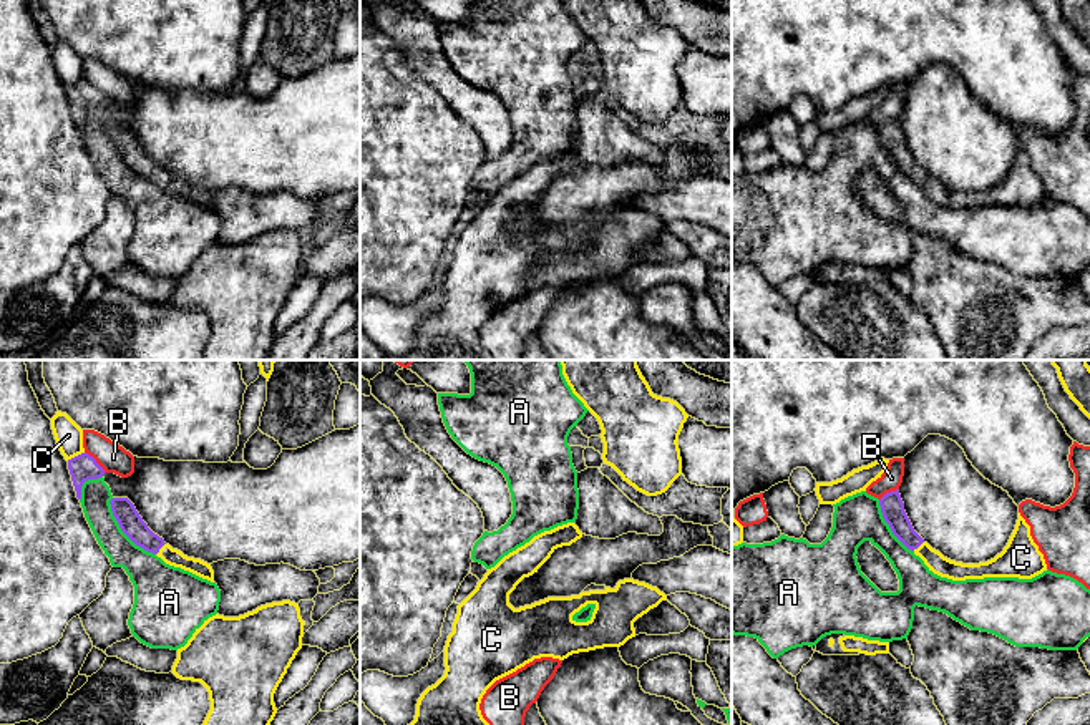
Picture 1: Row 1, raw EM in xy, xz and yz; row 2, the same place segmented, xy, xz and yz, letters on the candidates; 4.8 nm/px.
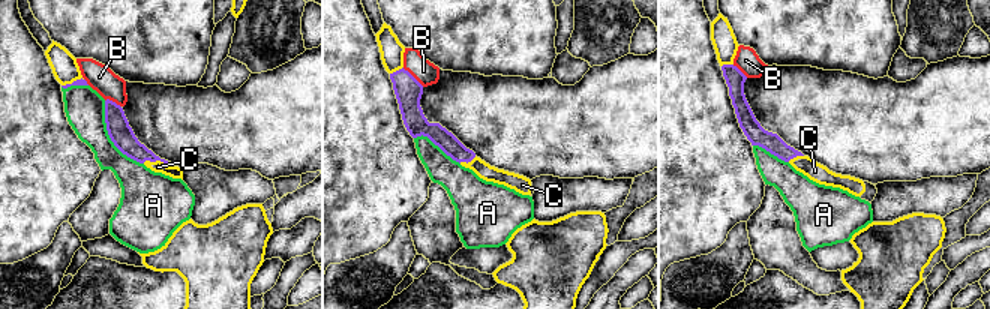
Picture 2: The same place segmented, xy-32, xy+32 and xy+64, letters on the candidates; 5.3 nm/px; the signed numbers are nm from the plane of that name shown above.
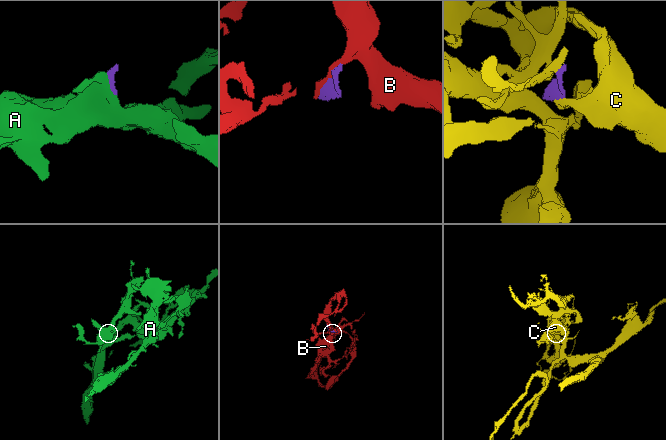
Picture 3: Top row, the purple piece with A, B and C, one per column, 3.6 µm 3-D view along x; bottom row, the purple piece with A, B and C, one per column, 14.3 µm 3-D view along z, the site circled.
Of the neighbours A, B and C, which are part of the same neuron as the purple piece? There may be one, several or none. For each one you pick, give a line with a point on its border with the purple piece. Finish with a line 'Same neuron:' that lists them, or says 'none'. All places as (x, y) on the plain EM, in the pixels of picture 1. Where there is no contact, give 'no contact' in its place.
C: contact xy (75, 85)
Same neuron: C

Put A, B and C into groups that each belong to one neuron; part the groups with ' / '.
A / B / C

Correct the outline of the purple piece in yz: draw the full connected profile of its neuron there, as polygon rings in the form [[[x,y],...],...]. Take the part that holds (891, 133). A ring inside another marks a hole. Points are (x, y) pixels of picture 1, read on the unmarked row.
[[[899,118],[886,121],[879,128],[884,149],[893,163],[934,202],[952,209],[984,207],[984,206],[1019,206],[1032,207],[1044,199],[1047,192],[1044,182],[1030,164],[1030,154],[1019,141],[1015,158],[1000,182],[987,191],[962,192],[944,186],[932,178],[912,156],[901,128]]]

